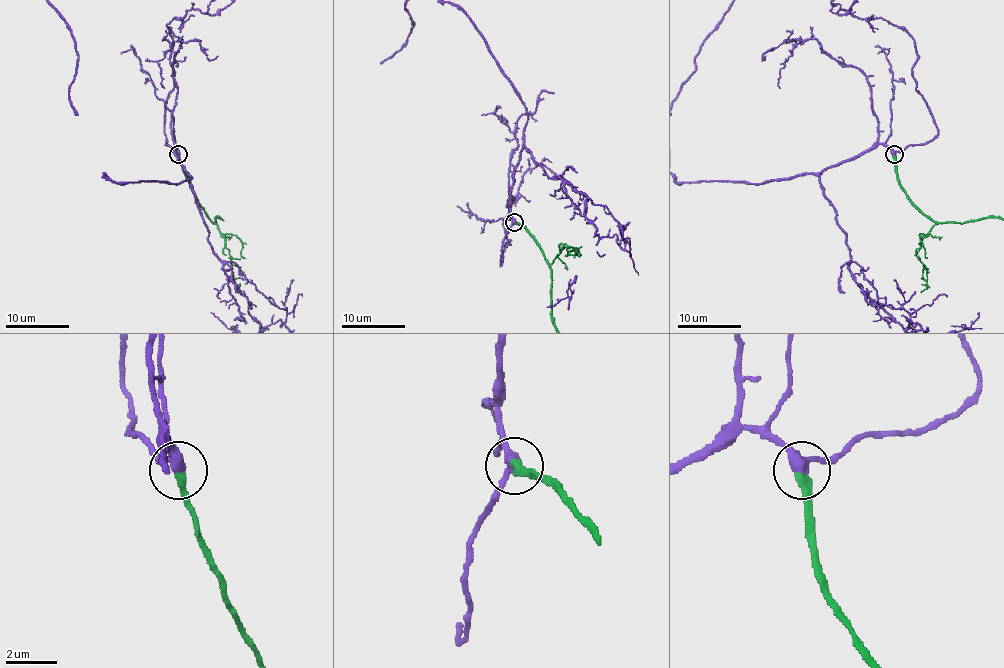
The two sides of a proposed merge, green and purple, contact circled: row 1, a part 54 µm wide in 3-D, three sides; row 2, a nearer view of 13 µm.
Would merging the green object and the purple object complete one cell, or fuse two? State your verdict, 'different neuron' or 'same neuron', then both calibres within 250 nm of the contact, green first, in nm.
same neuron; 320 nm thick on the green side, 360 nm on the other

